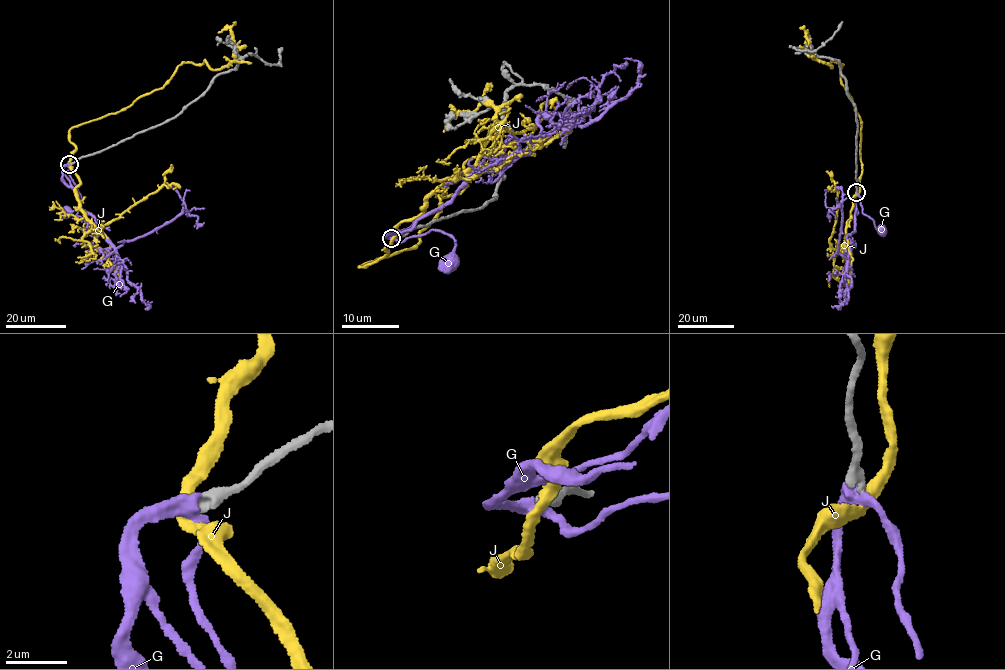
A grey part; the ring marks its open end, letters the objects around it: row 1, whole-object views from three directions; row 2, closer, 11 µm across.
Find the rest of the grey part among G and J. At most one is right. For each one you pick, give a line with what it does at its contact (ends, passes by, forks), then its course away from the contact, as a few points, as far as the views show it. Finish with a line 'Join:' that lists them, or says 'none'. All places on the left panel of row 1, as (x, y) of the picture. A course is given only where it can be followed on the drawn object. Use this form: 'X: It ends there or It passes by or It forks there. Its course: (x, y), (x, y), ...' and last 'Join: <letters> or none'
G: It passes by. Its course: (69, 164), (69, 176), (81, 199), (74, 210), (66, 212)
Join: G

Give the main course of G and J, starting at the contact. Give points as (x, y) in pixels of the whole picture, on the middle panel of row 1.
G: (391, 239), (402, 242), (431, 230), (440, 231), (456, 243), (453, 262), (448, 262)
J: (392, 240), (358, 268), (415, 247), (437, 196), (492, 152), (495, 109), (444, 131)

